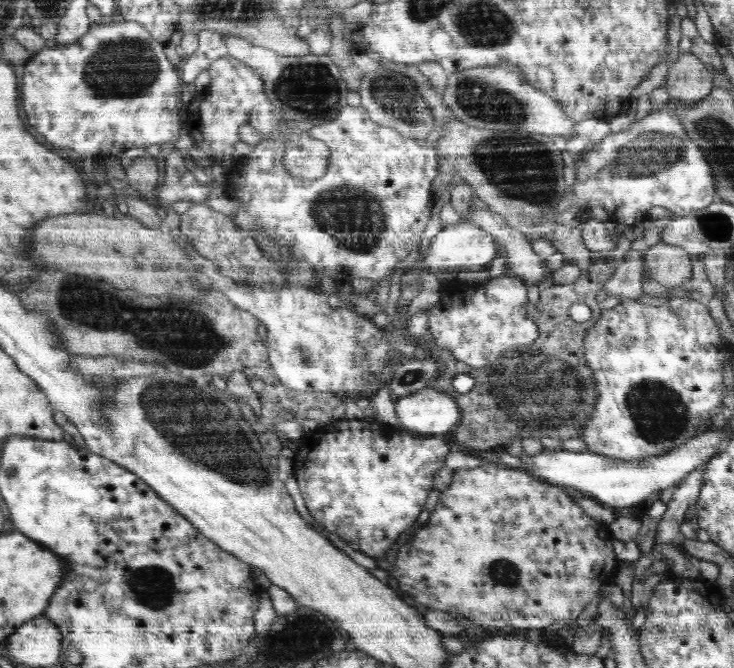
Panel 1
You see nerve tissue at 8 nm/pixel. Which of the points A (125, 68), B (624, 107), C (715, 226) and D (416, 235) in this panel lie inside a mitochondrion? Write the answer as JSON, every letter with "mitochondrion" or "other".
{"A":"mitochondrion","B":"other","C":"mitochondrion","D":"other"}

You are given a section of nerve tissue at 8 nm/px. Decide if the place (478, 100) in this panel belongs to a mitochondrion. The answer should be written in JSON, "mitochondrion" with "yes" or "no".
{"mitochondrion":"yes"}

